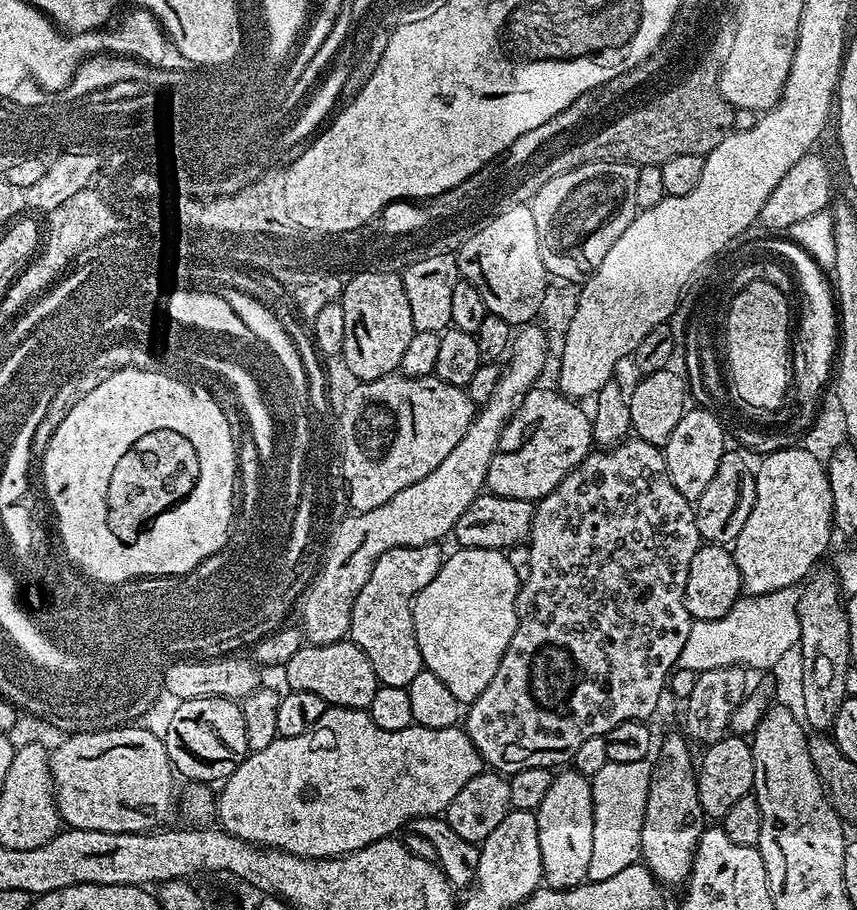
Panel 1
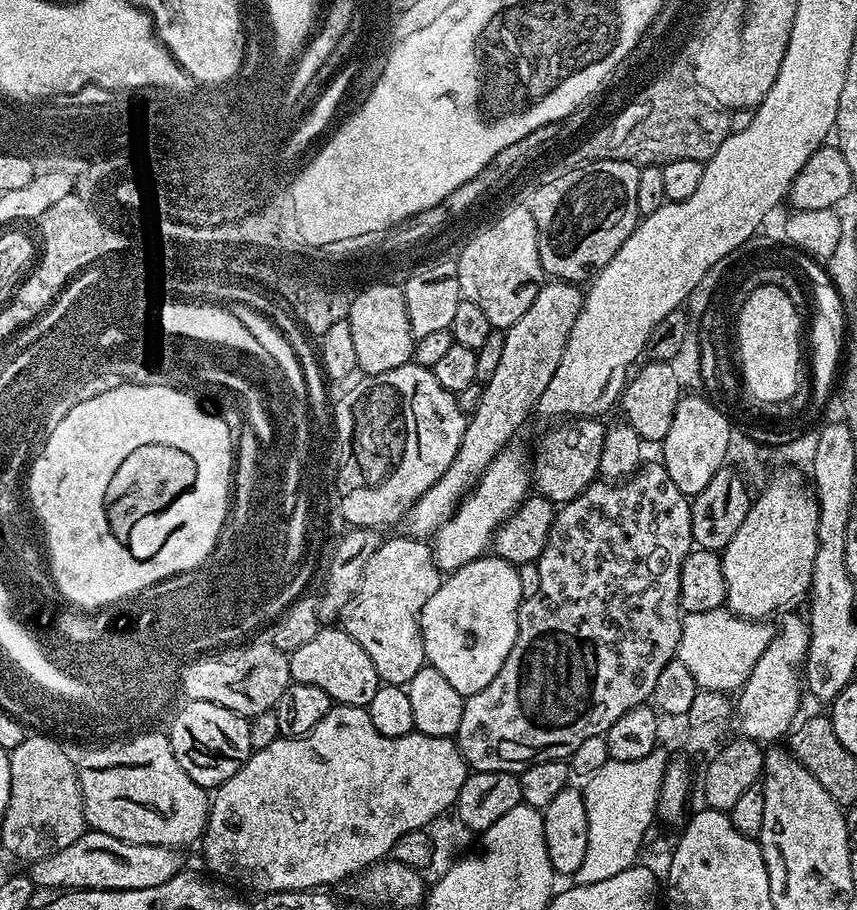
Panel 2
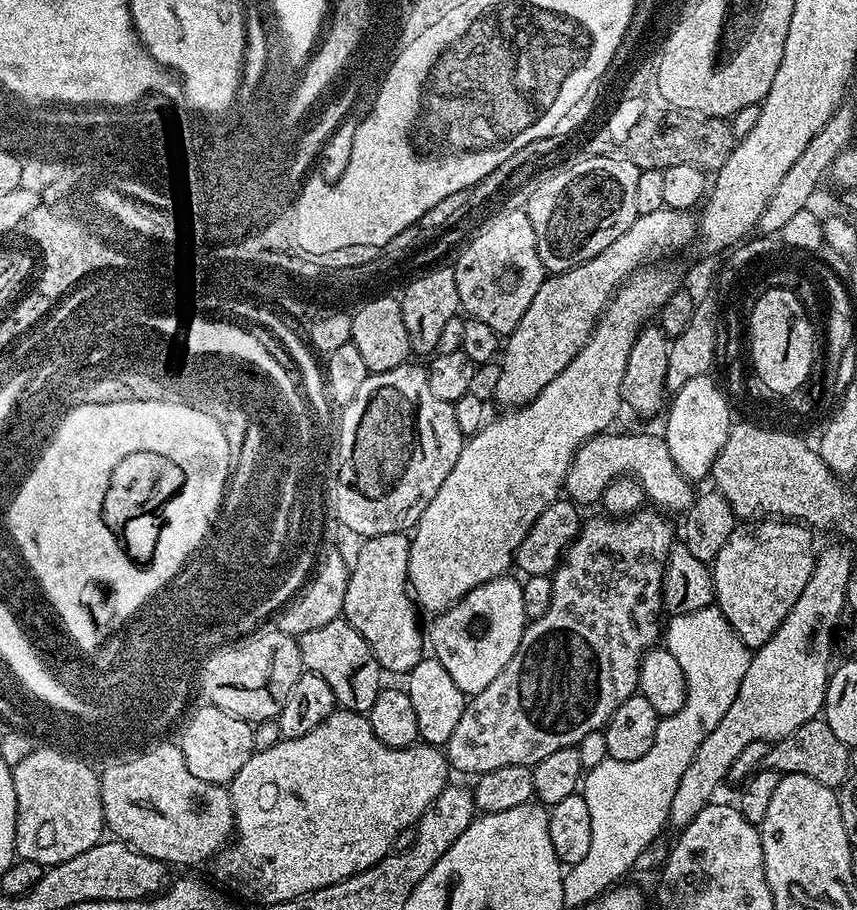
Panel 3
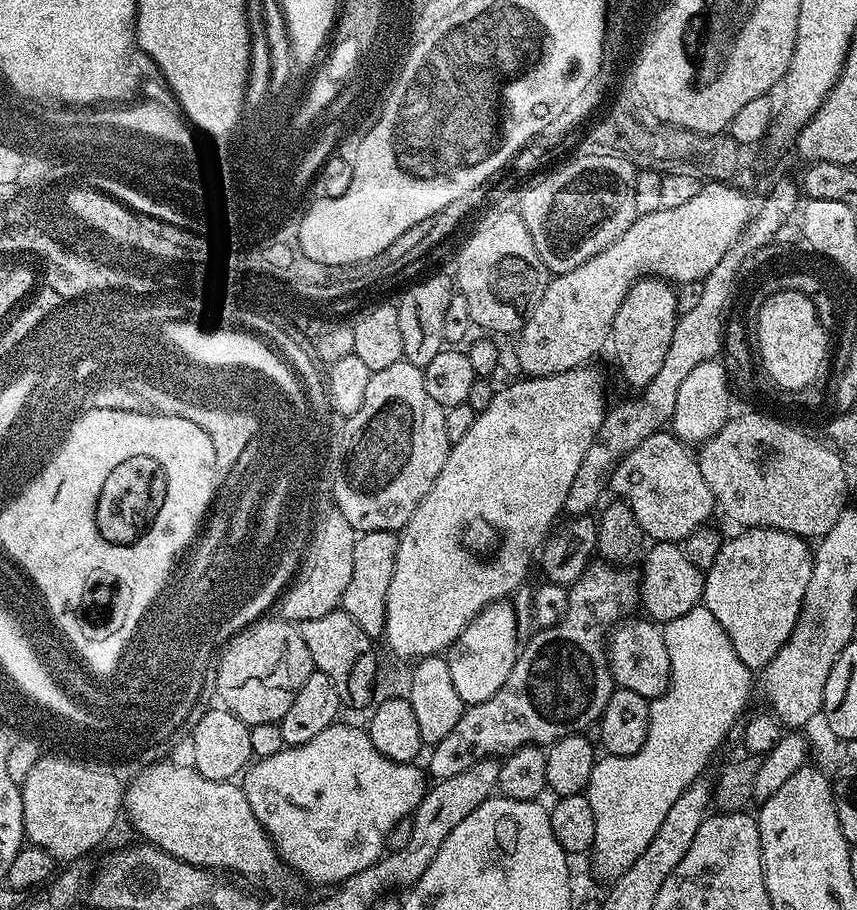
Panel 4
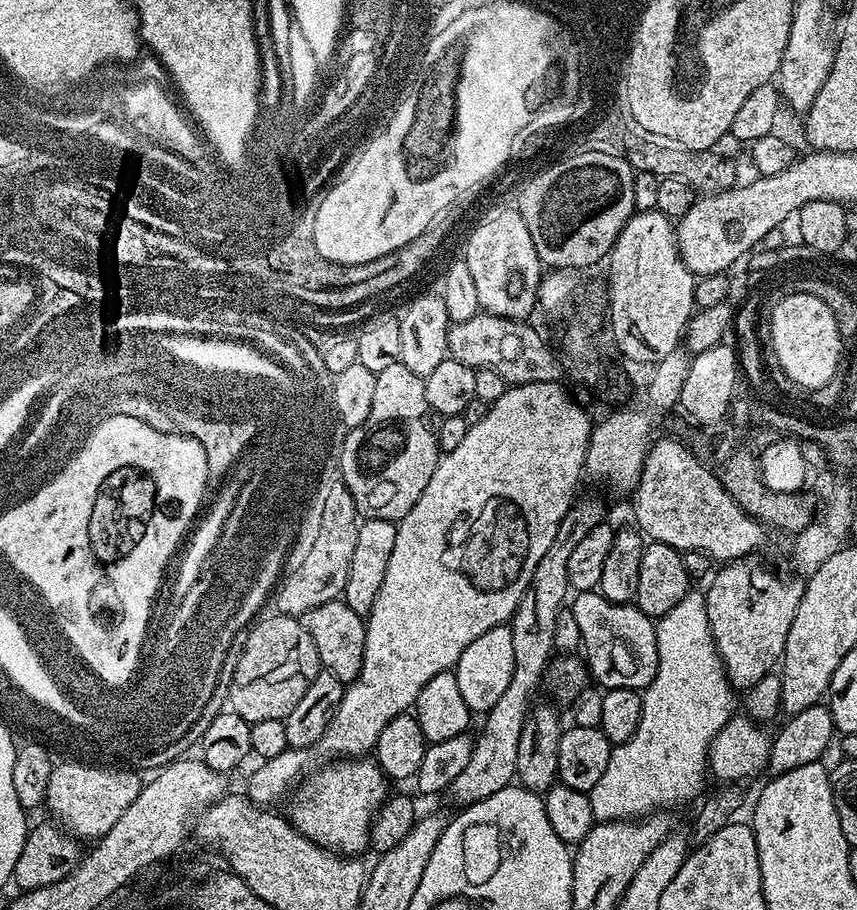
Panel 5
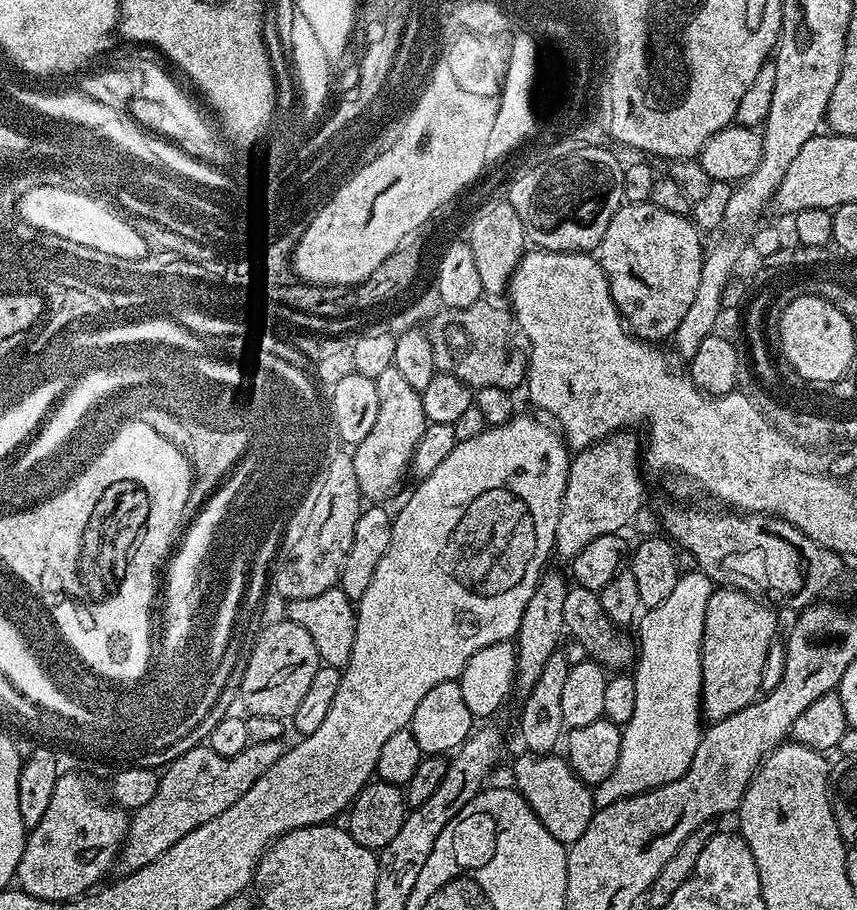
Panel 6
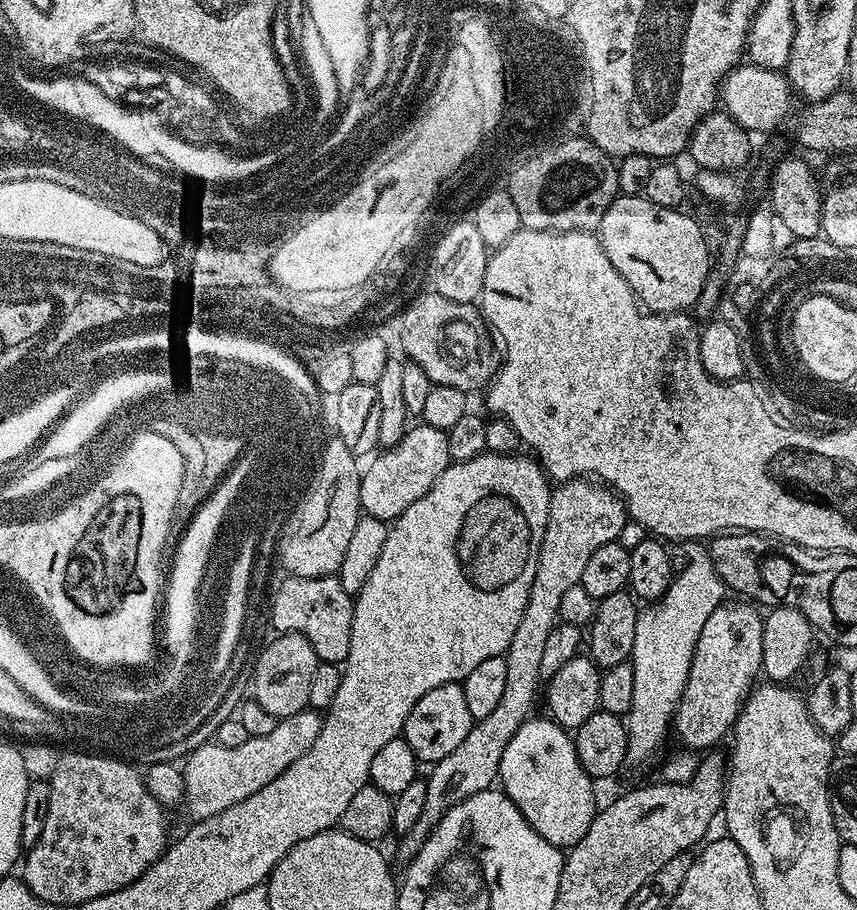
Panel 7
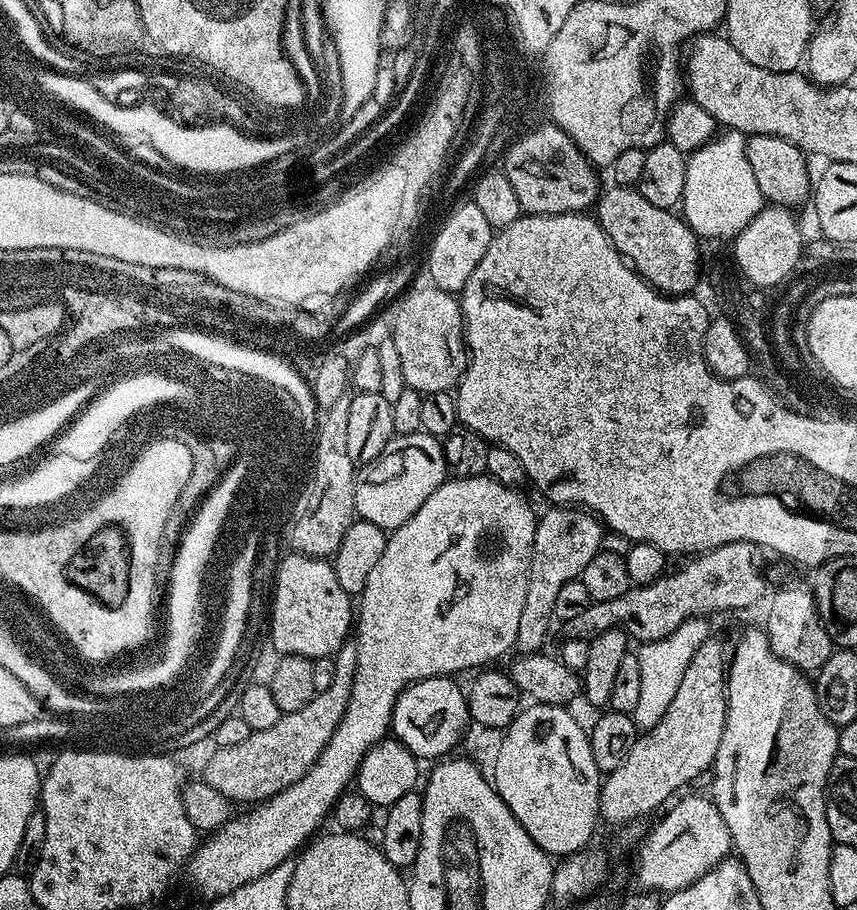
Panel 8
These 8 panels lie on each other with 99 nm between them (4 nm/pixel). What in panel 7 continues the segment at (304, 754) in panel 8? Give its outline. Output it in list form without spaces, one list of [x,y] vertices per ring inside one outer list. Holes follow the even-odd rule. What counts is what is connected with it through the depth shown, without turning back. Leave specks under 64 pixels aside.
[[[305,710],[277,719],[274,730],[265,736],[250,736],[242,746],[222,746],[215,742],[204,744],[192,753],[187,753],[182,764],[184,773],[183,803],[188,804],[188,812],[193,821],[205,820],[211,816],[222,814],[222,810],[230,810],[242,798],[250,798],[250,794],[262,790],[282,770],[294,766],[310,746],[314,746],[314,738],[318,738],[318,730],[322,723],[319,711]]]

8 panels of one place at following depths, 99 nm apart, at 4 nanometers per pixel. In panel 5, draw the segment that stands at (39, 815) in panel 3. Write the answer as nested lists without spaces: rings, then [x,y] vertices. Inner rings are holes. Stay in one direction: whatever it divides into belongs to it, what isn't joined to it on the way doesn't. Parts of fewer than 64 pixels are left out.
[[[60,768],[52,777],[51,787],[44,796],[46,808],[56,817],[55,823],[65,832],[83,838],[88,842],[95,841],[108,833],[110,826],[122,818],[122,813],[129,808],[130,802],[138,798],[142,787],[142,778],[123,773],[95,772],[87,768]]]

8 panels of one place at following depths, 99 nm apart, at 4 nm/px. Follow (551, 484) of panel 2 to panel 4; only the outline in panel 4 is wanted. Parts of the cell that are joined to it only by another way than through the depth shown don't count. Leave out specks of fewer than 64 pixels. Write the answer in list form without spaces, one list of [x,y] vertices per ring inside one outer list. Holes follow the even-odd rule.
[[[661,430],[650,434],[642,446],[634,446],[626,458],[622,458],[612,469],[610,477],[611,491],[616,491],[615,495],[634,510],[634,518],[638,518],[645,537],[649,541],[659,542],[670,540],[673,542],[683,542],[692,532],[698,531],[709,523],[712,511],[717,511],[714,494],[707,486],[705,478],[699,470],[697,457],[686,447],[684,441],[678,439],[671,431]]]

